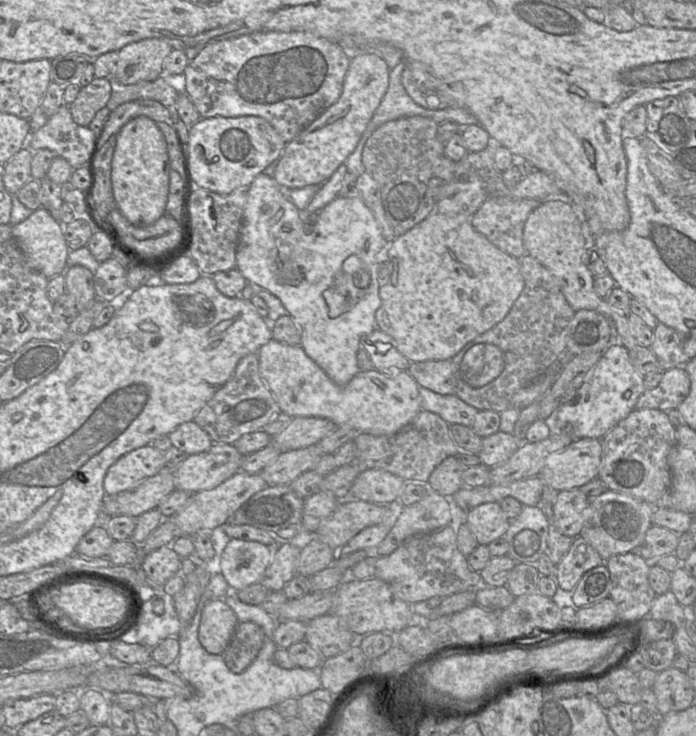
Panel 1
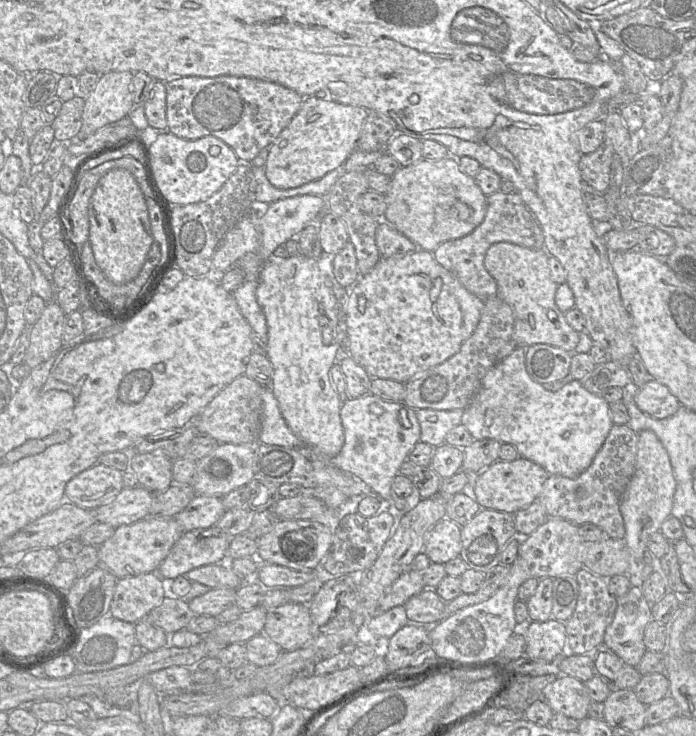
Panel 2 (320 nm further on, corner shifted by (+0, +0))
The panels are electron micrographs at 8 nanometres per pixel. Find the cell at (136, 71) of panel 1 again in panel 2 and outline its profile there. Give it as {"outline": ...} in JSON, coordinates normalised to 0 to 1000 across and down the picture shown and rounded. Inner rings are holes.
{"outline":[[[161,96],[144,103],[139,115],[122,137],[118,155],[118,173],[108,190],[121,190],[139,177],[184,158],[193,147],[190,106],[187,96]]]}

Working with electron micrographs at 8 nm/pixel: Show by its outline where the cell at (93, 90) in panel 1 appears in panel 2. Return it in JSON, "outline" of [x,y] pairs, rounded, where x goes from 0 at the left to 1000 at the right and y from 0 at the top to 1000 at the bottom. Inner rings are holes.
{"outline":[[[108,130],[91,139],[88,149],[73,171],[78,175],[79,193],[108,190],[118,173],[118,155],[122,136]]]}

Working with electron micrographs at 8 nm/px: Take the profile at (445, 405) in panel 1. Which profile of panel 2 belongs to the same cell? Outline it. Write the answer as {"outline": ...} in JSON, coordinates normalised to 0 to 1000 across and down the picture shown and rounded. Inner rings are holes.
{"outline":[[[595,556],[603,576],[605,601],[624,607],[639,602],[642,588],[662,575],[665,557]]]}

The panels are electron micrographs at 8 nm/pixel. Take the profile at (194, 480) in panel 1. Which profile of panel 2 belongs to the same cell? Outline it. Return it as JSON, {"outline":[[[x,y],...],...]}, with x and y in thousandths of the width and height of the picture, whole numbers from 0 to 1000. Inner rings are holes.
{"outline":[[[197,659],[177,663],[161,679],[135,693],[139,709],[164,717],[213,702],[223,671]]]}

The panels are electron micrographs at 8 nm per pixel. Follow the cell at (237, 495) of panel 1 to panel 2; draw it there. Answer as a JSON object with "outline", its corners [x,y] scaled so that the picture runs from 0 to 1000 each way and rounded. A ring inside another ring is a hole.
{"outline":[[[210,702],[191,712],[175,713],[141,743],[142,768],[168,787],[224,777],[246,745],[264,726],[249,702]]]}

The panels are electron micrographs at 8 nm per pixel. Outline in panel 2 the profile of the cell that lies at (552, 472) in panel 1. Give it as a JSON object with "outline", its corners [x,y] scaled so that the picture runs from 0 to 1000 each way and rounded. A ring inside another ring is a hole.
{"outline":[[[751,621],[731,628],[716,625],[680,647],[677,671],[693,692],[740,698],[773,677],[789,647],[779,633]]]}

